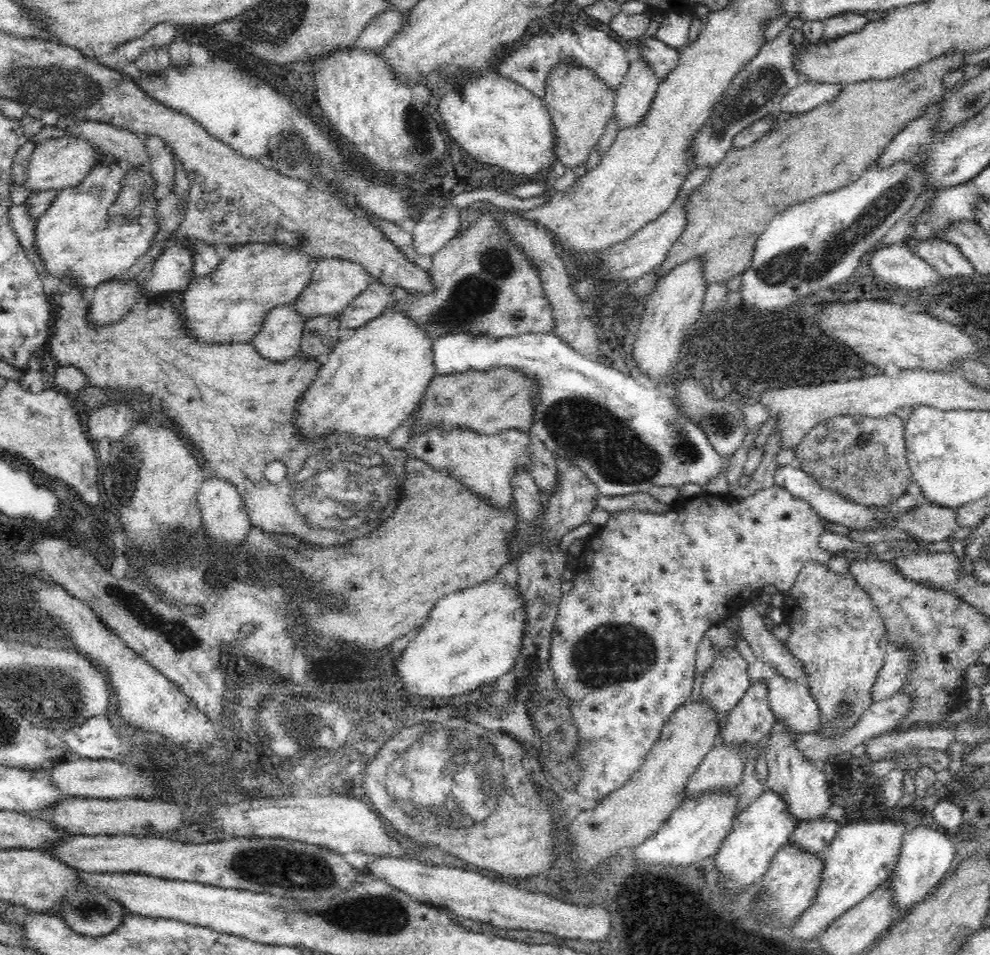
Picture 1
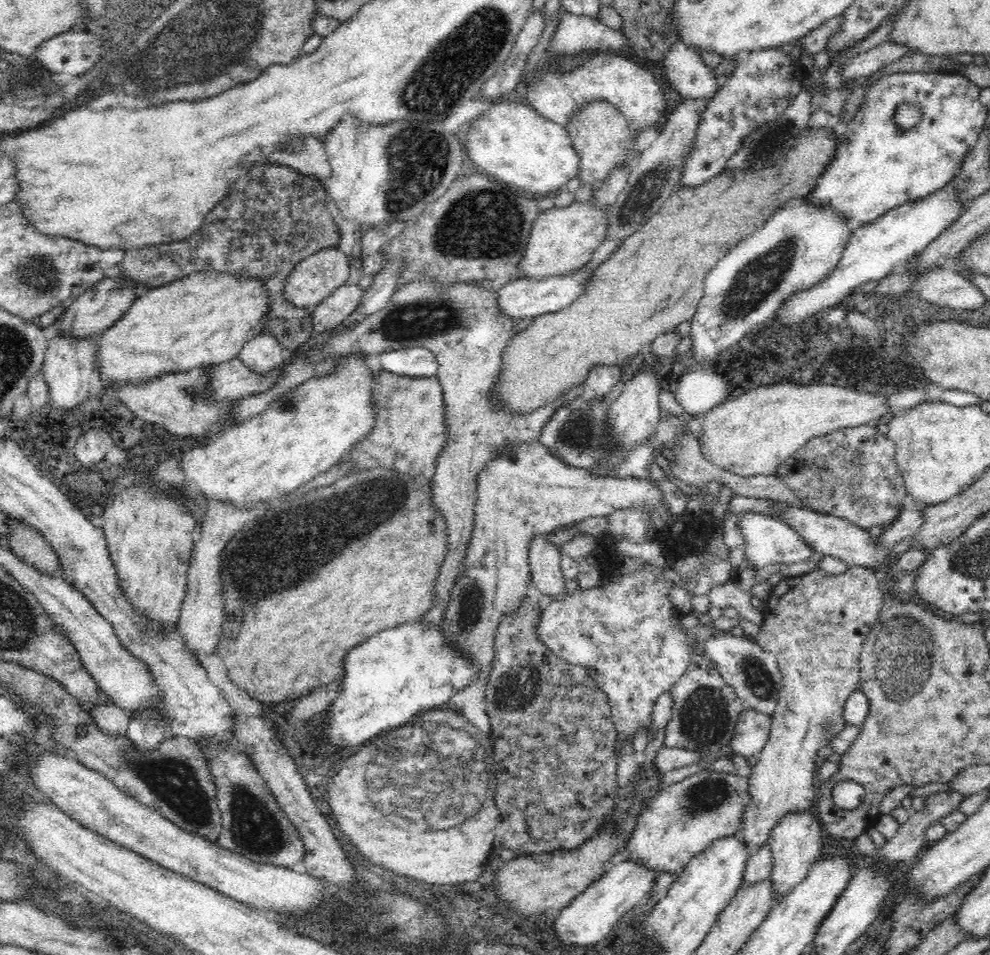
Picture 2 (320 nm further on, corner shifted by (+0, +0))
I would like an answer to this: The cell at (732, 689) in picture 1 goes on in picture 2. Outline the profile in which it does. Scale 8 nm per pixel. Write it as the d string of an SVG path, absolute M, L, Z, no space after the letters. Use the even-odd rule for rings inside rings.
M696 655L691 658L691 664L684 670L684 674L672 684L672 688L668 690L666 695L672 697L672 714L670 714L668 724L664 728L664 745L680 747L682 750L696 752L702 756L711 754L715 758L729 752L735 726L746 708L734 689L724 682L716 666L713 666L712 660L704 655Z

